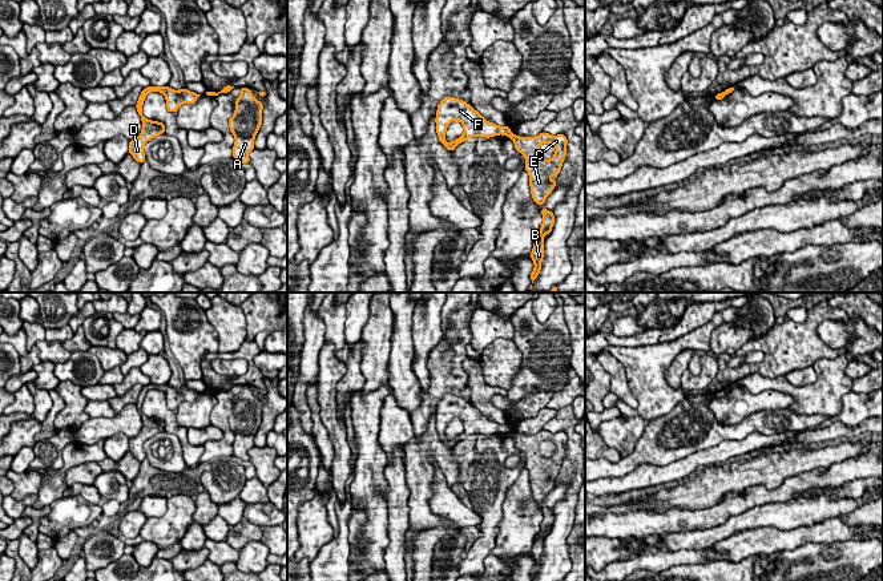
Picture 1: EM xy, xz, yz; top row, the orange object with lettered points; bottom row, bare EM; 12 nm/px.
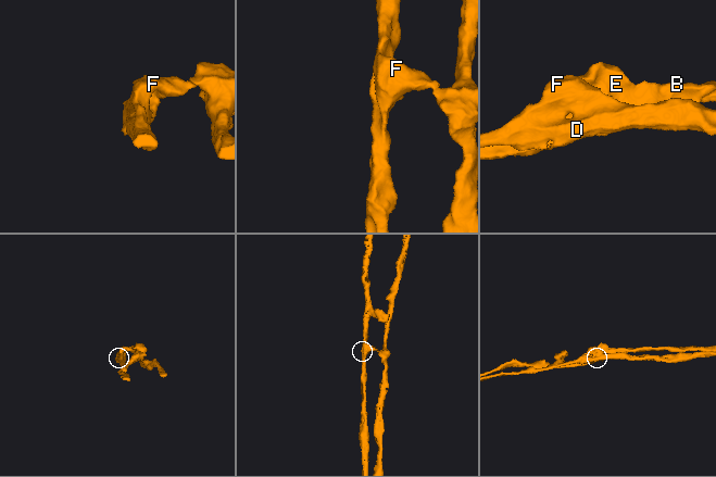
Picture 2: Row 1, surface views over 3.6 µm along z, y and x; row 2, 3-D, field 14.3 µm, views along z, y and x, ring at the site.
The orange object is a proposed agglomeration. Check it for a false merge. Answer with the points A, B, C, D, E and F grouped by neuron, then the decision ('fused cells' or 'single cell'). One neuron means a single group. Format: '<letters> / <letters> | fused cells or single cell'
A B C E / D F | fused cells

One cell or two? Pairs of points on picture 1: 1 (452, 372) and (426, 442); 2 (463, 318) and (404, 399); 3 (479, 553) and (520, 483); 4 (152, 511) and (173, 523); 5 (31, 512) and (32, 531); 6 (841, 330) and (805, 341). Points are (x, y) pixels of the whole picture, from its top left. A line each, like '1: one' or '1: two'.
1: two
2: two
3: two
4: two
5: one
6: two

